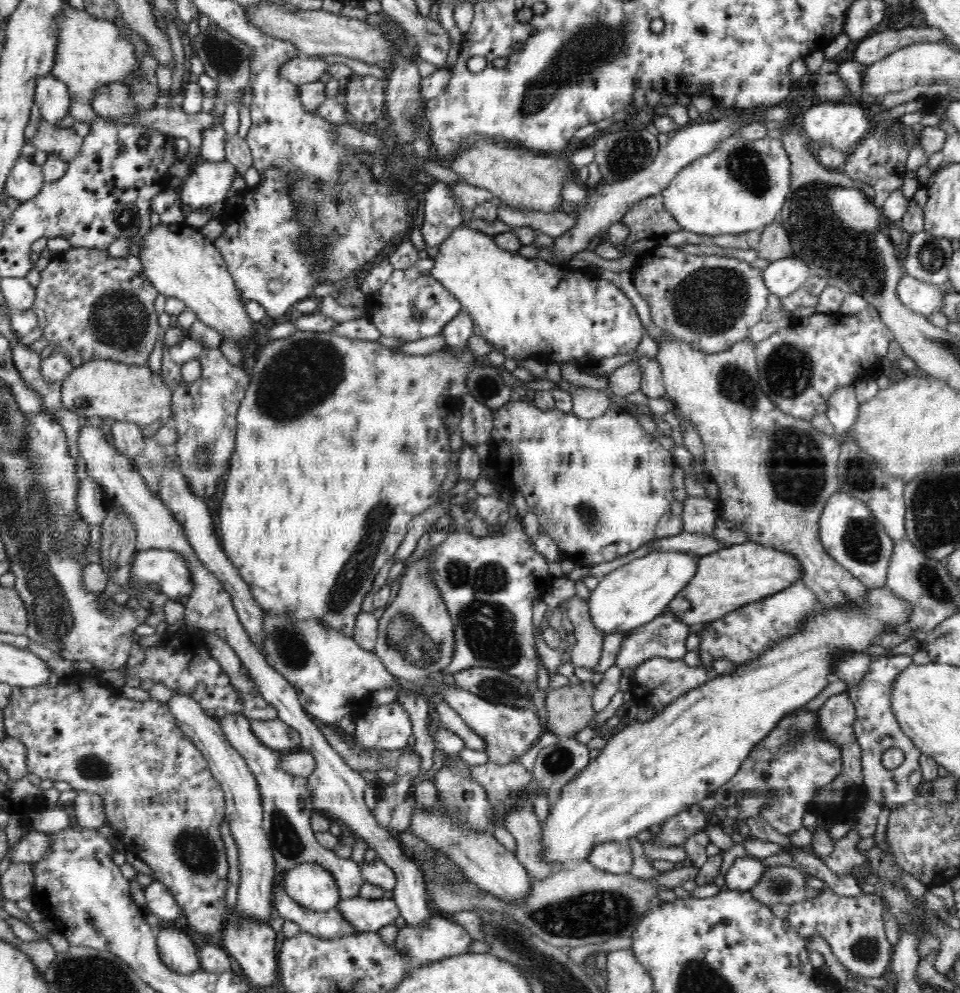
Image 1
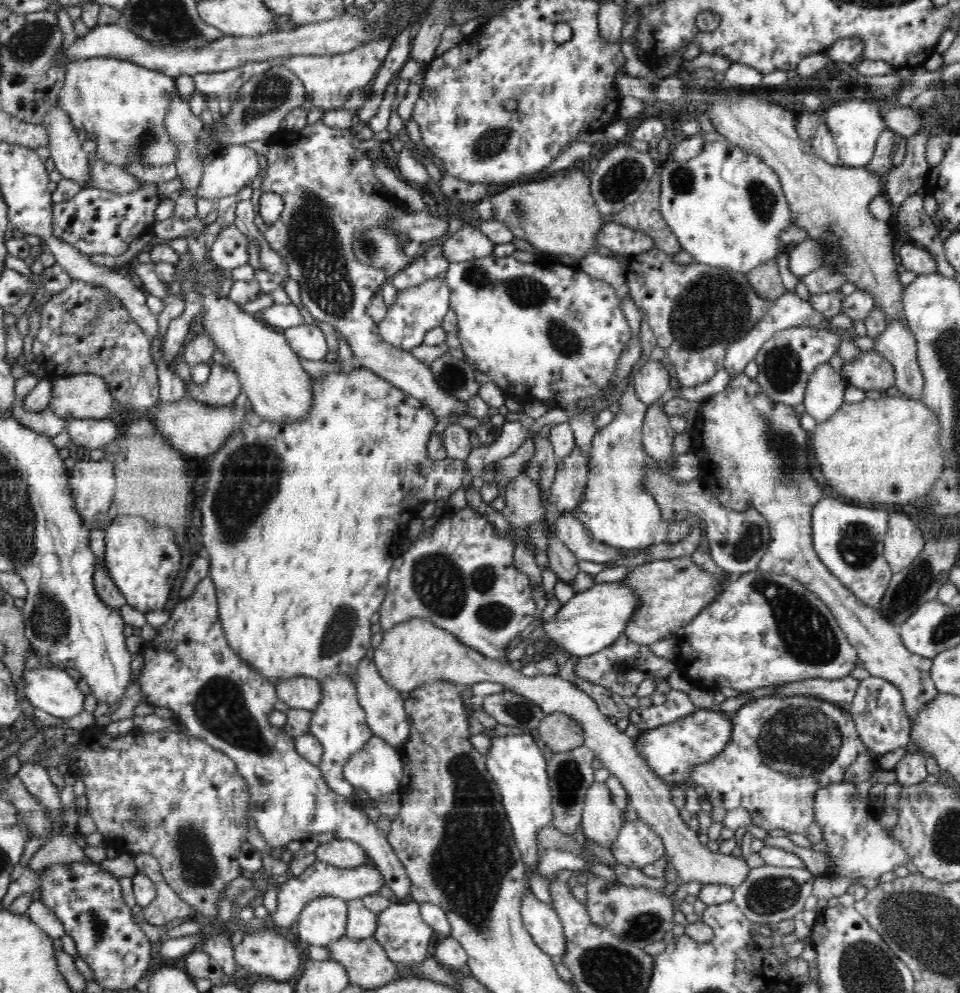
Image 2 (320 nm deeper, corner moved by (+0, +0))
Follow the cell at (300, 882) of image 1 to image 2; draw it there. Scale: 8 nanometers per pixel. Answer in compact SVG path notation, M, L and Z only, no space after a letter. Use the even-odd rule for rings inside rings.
M330 894L314 898L295 916L299 939L327 948L345 936L347 916L348 903L343 898Z

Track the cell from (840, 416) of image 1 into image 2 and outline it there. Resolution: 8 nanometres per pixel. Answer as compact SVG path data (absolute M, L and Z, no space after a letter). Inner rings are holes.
M827 363L818 366L810 376L804 396L805 412L811 414L817 423L825 421L837 412L844 403L848 386L840 373Z

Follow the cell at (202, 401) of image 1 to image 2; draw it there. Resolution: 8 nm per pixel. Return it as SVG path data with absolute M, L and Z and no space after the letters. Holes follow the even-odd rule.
M214 363L211 366L210 377L203 384L191 382L186 386L192 399L210 407L233 405L241 391L239 377L226 363Z

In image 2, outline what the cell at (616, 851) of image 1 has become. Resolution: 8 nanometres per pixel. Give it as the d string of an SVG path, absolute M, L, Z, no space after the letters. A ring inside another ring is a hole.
M594 781L587 792L582 818L585 838L611 849L624 822L623 813L614 805L605 783Z

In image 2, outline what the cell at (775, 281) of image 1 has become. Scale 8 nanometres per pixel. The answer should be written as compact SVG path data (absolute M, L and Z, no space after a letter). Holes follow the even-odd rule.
M810 237L791 247L788 253L789 270L798 278L814 272L822 265L822 243Z

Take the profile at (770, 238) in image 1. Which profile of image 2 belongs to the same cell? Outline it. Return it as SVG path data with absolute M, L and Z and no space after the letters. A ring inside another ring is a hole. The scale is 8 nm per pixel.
M772 258L762 266L756 266L754 270L750 270L746 275L755 293L768 302L775 301L785 291L778 272L776 258Z

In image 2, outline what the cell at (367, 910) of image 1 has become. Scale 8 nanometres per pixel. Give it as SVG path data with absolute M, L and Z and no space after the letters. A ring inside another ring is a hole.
M410 899L402 902L392 901L378 914L378 924L376 924L376 927L375 940L386 951L388 958L399 966L414 968L414 966L418 966L422 960L426 959L428 946L430 946L434 930L421 917L418 902Z

